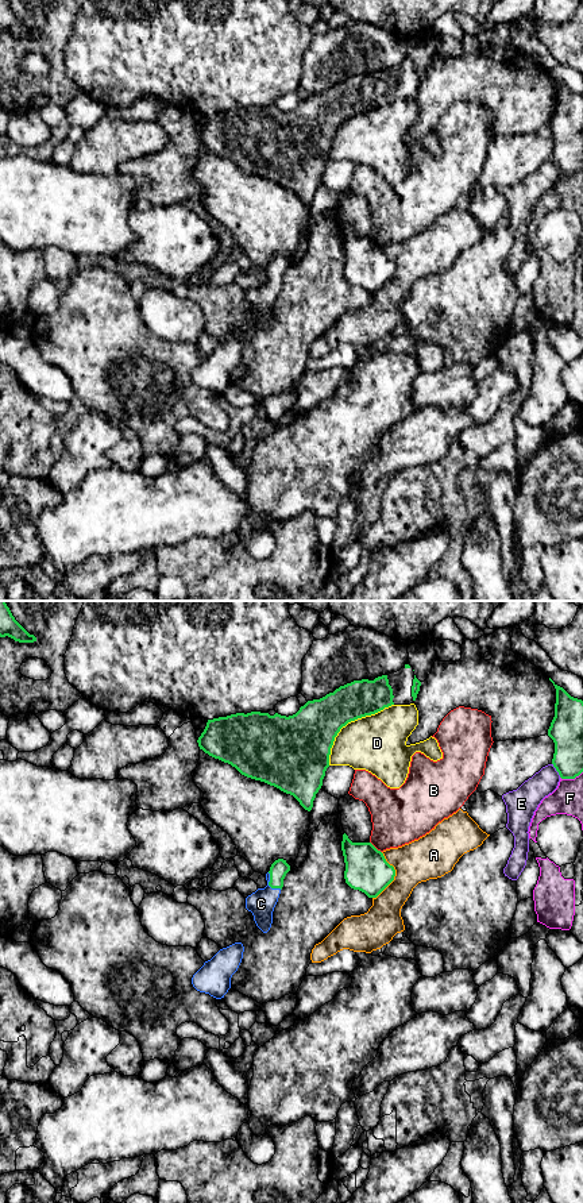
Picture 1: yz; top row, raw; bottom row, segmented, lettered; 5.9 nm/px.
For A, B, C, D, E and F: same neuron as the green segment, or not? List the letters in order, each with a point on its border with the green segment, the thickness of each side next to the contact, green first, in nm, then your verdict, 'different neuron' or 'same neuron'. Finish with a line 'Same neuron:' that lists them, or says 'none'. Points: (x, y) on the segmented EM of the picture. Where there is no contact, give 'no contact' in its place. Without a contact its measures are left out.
A: contact yz (394, 875); calibres 260 and 260 nm; different neuron
B: contact yz (374, 847); calibres 260 and 340 nm; different neuron
C: contact yz (269, 885); calibres 110 and 160 nm; same neuron
D: contact yz (348, 721); calibres 300 and 340 nm; different neuron
E: contact yz (556, 770); calibres 200 and 160 nm; different neuron
F: contact yz (571, 778); calibres 180 and 180 nm; different neuron
Same neuron: C

